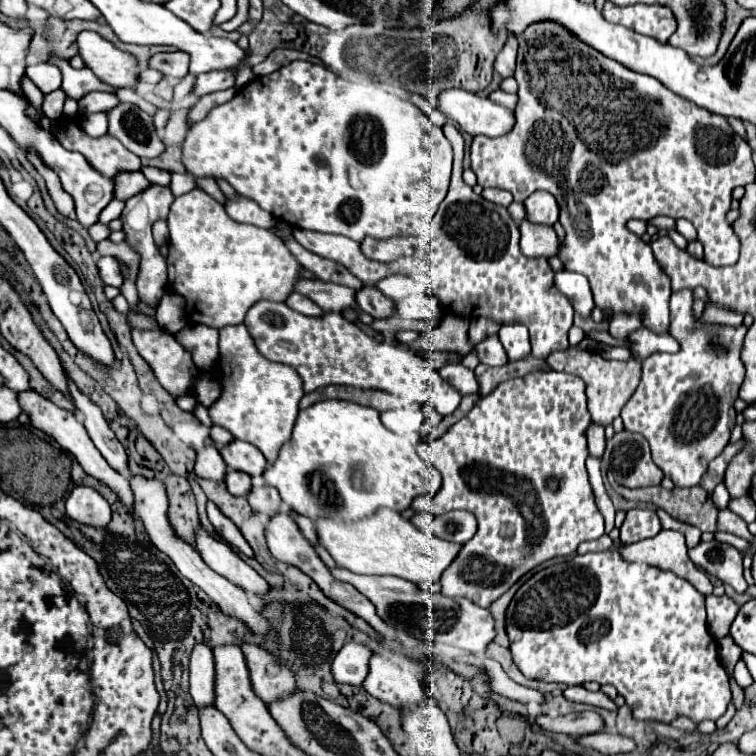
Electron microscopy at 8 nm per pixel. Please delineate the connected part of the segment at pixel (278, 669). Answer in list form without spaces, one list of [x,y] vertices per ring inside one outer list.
[[[243,644],[241,650],[247,660],[253,692],[267,706],[295,694],[297,686],[291,670],[287,670],[283,664],[277,664],[269,652],[255,644]]]

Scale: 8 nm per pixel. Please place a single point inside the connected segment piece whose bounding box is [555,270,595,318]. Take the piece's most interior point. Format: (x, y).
(576, 288)

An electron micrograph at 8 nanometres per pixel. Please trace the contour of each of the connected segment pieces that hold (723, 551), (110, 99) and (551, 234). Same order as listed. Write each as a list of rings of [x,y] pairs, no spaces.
[[[699,542],[699,546],[689,550],[689,558],[695,566],[703,568],[711,576],[717,576],[735,592],[745,592],[747,582],[743,578],[743,554],[737,548],[721,542]]]
[[[91,92],[79,100],[79,112],[91,114],[91,112],[107,112],[113,106],[119,104],[119,98],[109,92]]]
[[[523,220],[519,224],[521,232],[521,252],[527,258],[549,258],[555,256],[559,250],[559,236],[553,226],[547,224],[533,224]]]

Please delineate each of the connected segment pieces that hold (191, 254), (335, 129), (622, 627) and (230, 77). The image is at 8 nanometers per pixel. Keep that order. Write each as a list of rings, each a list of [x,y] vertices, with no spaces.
[[[195,188],[171,204],[167,218],[171,240],[169,240],[169,284],[185,298],[185,318],[191,324],[207,324],[223,328],[229,324],[241,324],[247,310],[259,300],[285,300],[293,292],[293,282],[299,276],[299,262],[279,242],[279,236],[265,228],[251,224],[239,224],[225,214],[225,208],[211,198],[207,192]]]
[[[295,60],[295,62],[275,70],[273,74],[253,78],[247,86],[237,90],[237,94],[231,102],[217,106],[215,110],[211,110],[211,114],[205,120],[193,124],[193,128],[189,130],[189,134],[185,138],[183,164],[185,164],[187,172],[191,172],[193,176],[223,176],[239,194],[255,200],[263,210],[271,212],[277,220],[283,220],[289,226],[315,230],[315,232],[333,232],[333,234],[341,234],[341,236],[361,242],[365,236],[373,236],[373,238],[411,236],[421,226],[425,226],[433,220],[439,202],[447,194],[451,166],[453,166],[453,148],[451,148],[449,140],[443,136],[441,128],[435,126],[409,100],[401,100],[399,96],[389,94],[381,88],[375,88],[373,84],[349,82],[349,80],[337,76],[335,72],[327,70],[325,66]]]
[[[607,550],[599,554],[583,554],[575,556],[571,562],[555,564],[545,570],[535,572],[513,596],[511,604],[505,612],[505,630],[511,642],[511,656],[517,668],[525,678],[531,680],[543,680],[543,682],[561,682],[567,686],[579,686],[581,682],[597,682],[597,684],[611,684],[617,688],[617,692],[625,698],[625,704],[631,708],[631,714],[635,720],[655,720],[663,724],[671,724],[679,716],[687,716],[695,724],[703,720],[717,720],[727,712],[727,706],[733,702],[731,690],[729,690],[729,676],[725,676],[723,666],[719,664],[717,656],[717,642],[707,630],[707,614],[705,614],[705,598],[695,590],[693,584],[689,584],[683,578],[677,578],[675,574],[655,570],[653,566],[645,564],[633,564],[619,558],[617,550]]]
[[[213,70],[207,74],[199,74],[193,94],[197,94],[199,98],[217,90],[227,90],[231,88],[235,82],[235,70]]]

